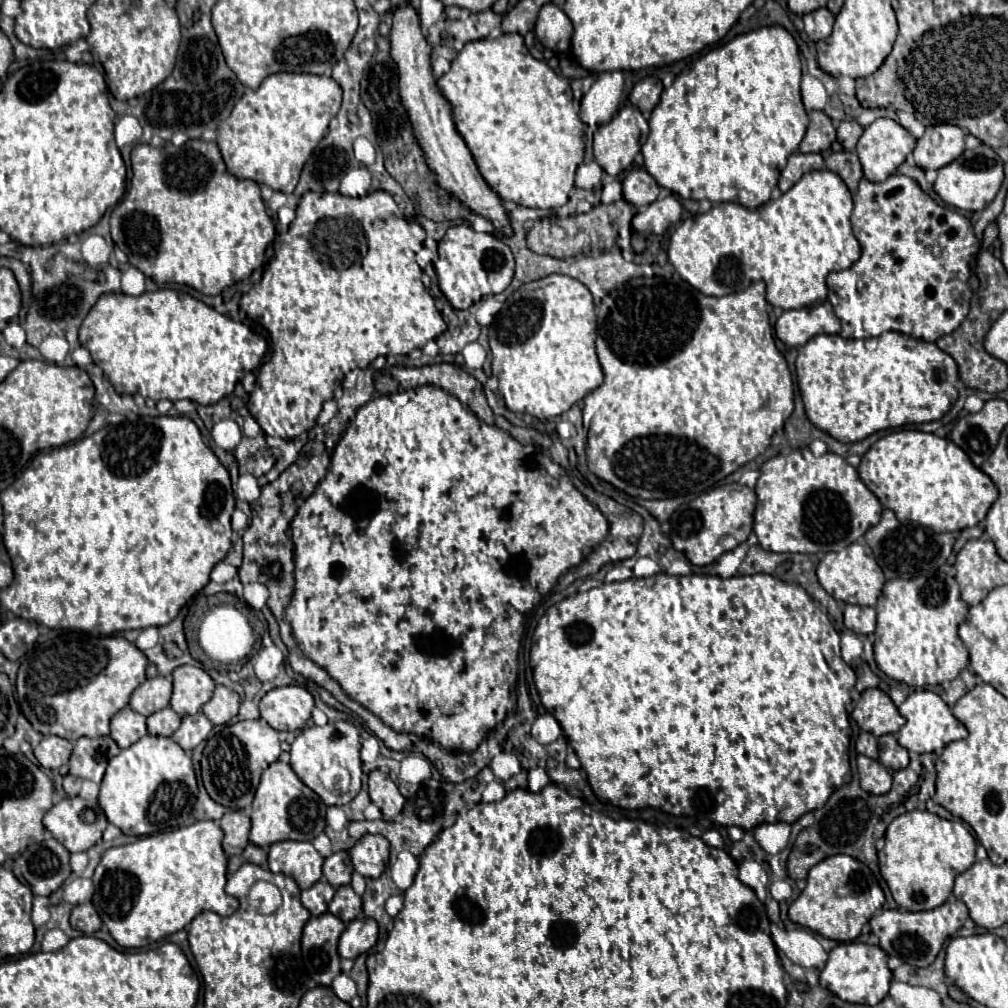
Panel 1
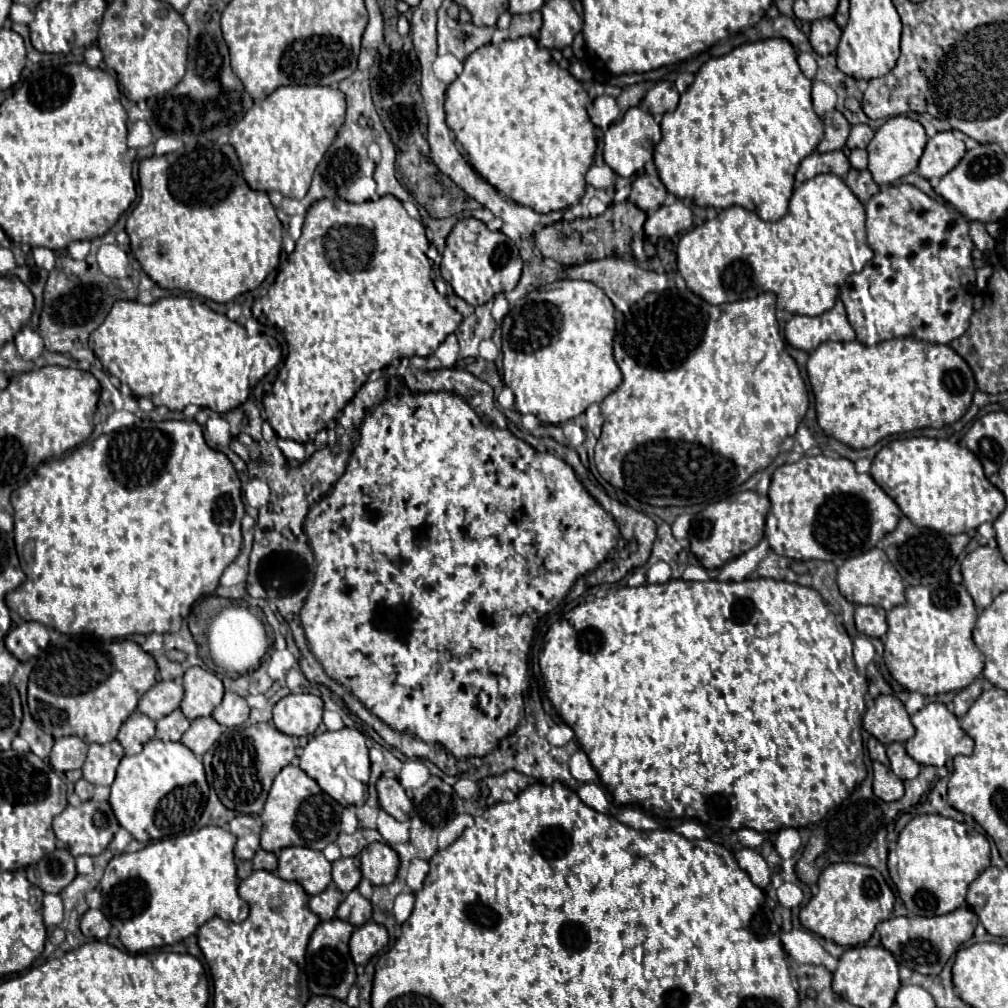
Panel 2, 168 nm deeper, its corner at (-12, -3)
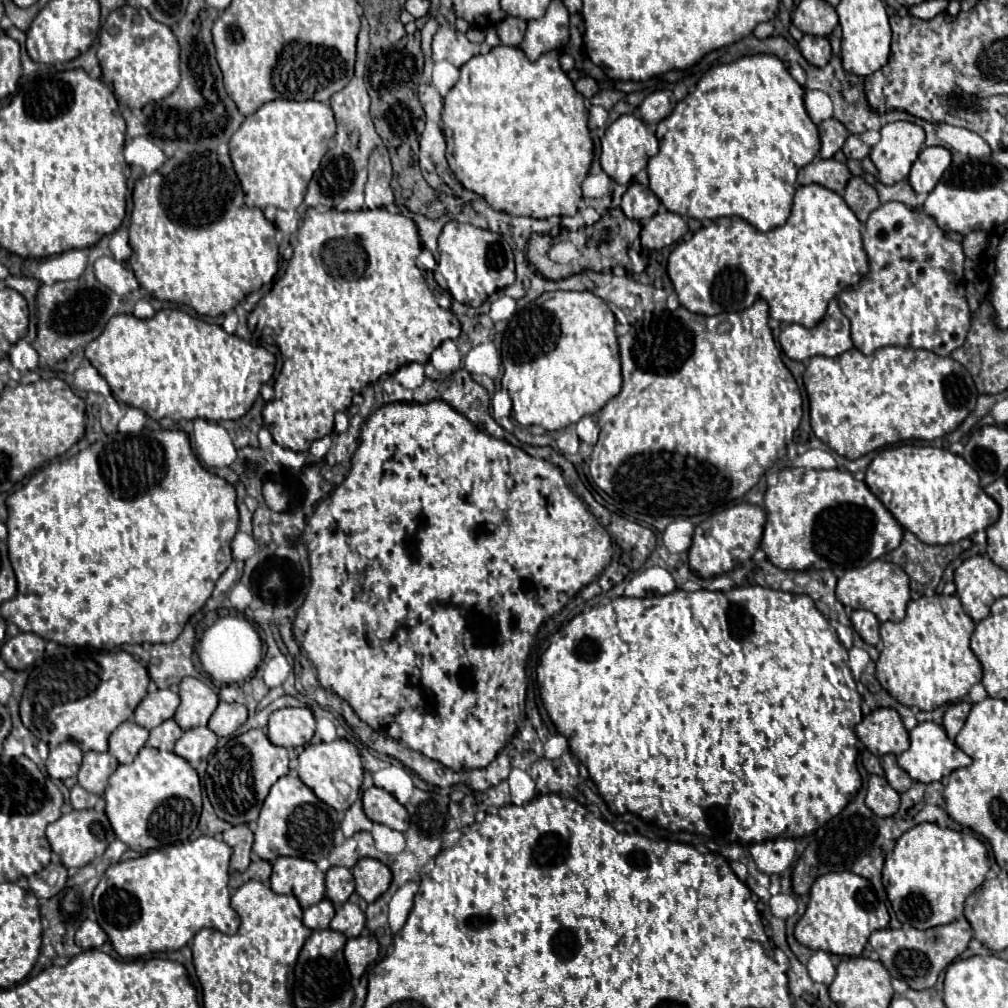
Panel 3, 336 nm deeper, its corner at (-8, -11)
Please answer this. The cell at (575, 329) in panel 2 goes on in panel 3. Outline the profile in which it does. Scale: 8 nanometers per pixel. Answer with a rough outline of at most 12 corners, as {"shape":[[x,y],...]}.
{"shape":[[588,291],[526,303],[502,337],[518,425],[558,431],[622,387]]}

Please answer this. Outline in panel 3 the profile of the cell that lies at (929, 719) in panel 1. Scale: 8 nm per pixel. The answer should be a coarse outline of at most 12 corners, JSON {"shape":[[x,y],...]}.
{"shape":[[926,721],[910,731],[898,765],[920,783],[940,781],[972,759]]}

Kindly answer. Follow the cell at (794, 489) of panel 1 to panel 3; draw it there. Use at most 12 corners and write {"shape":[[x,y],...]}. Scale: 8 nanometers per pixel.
{"shape":[[842,469],[780,471],[760,549],[784,570],[852,569],[904,531]]}

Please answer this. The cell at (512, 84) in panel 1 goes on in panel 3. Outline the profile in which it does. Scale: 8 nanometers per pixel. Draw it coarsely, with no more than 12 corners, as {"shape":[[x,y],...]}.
{"shape":[[498,45],[444,97],[496,211],[574,215],[594,145],[558,65]]}

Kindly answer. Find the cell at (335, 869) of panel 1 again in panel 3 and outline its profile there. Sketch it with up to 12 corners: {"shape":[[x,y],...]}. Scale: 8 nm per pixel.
{"shape":[[346,867],[326,871],[326,895],[342,905],[354,893],[354,877]]}

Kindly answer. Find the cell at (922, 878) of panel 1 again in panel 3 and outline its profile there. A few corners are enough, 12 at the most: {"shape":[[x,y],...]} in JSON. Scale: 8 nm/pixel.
{"shape":[[936,823],[908,829],[882,882],[902,925],[962,915],[988,851]]}

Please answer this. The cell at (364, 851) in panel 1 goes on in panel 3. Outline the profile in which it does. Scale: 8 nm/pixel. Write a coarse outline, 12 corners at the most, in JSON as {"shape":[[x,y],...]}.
{"shape":[[364,857],[352,867],[356,893],[376,901],[392,881],[378,859]]}

